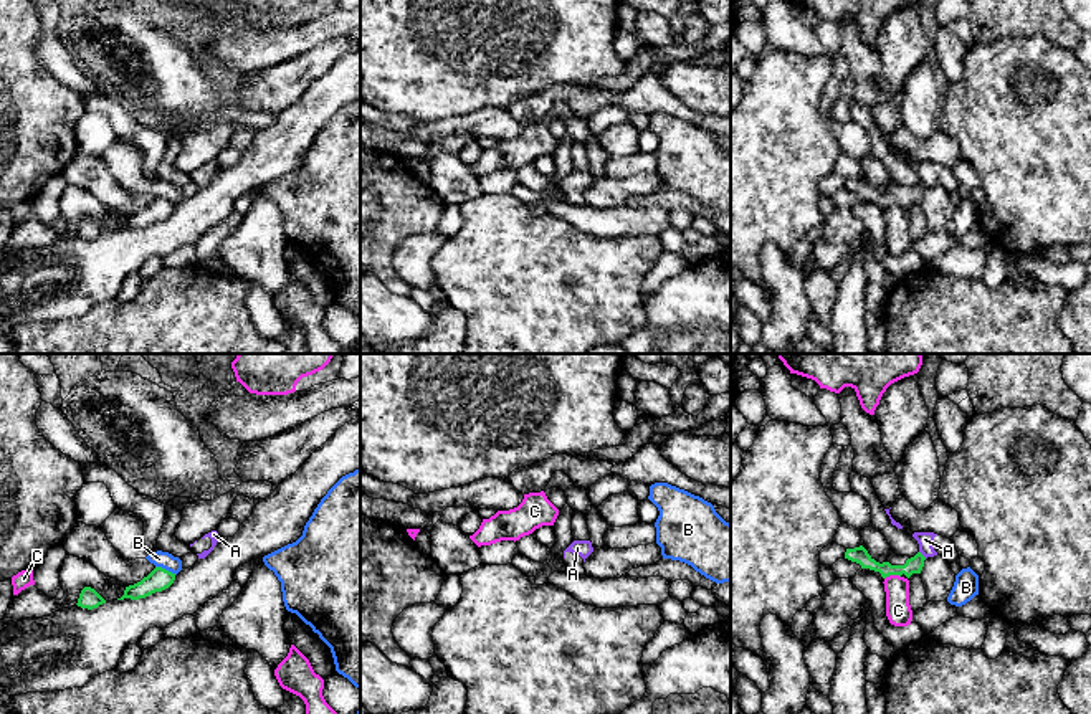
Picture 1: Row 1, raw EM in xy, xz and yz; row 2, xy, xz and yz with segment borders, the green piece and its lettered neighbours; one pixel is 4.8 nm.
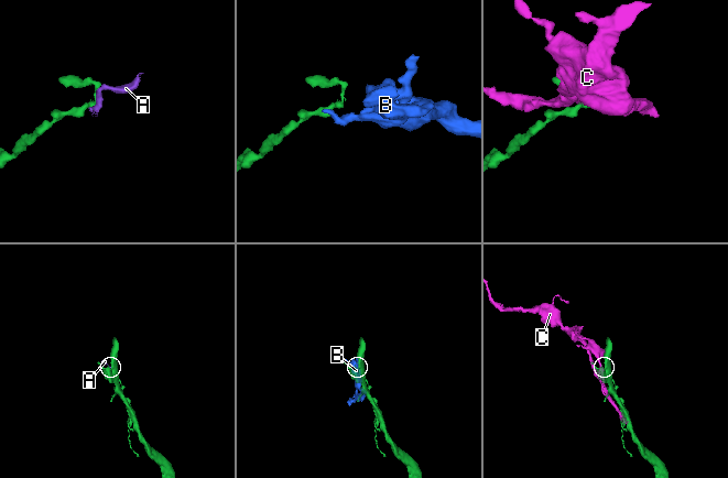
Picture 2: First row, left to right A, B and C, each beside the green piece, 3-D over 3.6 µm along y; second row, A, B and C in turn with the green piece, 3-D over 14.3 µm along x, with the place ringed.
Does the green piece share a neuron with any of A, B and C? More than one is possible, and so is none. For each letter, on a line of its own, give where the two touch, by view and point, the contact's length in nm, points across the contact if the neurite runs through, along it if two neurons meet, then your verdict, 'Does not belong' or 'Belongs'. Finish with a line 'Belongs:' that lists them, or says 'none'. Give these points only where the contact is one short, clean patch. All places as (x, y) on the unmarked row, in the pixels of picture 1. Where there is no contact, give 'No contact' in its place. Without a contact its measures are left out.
A: Touches green at yz (921, 184). Shared border 50 nm. Boundary: yz (919, 180), (926, 187). Does not belong
B: Touches green at xy (166, 200). Shared border 110 nm. Boundary: xy (156, 195), (176, 204). Does not belong
C: Touches green at yz (891, 204). Shared border 80 nm. Does not belong
Belongs: none

